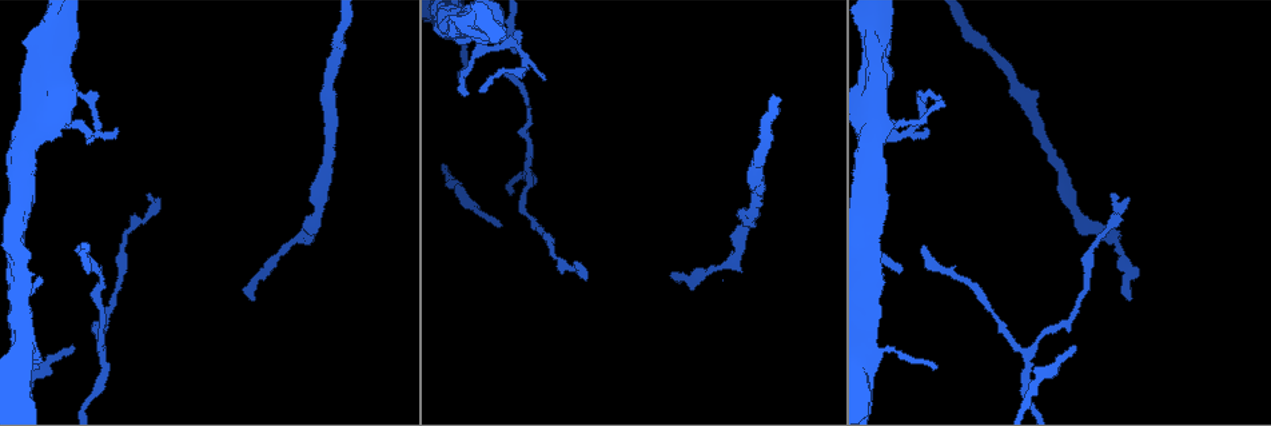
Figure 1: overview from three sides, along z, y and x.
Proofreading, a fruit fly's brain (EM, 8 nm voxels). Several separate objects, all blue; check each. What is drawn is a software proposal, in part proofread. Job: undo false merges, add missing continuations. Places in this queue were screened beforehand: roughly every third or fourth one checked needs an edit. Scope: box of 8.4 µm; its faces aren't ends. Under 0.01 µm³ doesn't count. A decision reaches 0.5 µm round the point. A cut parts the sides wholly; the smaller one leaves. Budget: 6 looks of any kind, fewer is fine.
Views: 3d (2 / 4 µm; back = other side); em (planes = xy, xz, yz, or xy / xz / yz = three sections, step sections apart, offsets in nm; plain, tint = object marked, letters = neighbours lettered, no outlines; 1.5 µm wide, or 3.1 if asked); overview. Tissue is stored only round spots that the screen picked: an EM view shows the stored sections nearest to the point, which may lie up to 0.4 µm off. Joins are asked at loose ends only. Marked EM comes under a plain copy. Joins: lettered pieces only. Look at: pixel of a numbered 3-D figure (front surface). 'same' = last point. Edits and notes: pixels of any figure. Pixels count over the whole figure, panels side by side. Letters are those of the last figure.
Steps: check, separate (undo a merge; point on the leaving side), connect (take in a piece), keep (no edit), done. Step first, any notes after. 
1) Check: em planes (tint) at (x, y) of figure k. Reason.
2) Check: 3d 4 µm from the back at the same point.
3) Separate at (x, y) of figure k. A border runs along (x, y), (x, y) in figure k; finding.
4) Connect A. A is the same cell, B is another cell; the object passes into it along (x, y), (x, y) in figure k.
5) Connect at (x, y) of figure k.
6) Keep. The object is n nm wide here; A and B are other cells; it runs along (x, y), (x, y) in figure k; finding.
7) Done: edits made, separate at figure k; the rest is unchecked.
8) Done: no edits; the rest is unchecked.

Check: em planes (letters) at (48, 124) of figure 1. Thick turns thin.

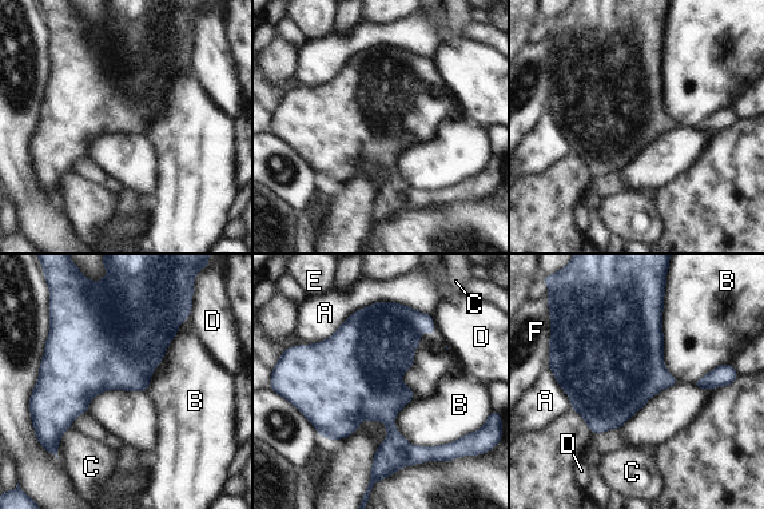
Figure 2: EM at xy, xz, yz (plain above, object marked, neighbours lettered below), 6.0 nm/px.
Keep. The longest contact is with A, 900 nm; A, B, C, D, E and F are other cells; continuous, no second neuron.

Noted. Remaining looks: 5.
Check: 3d 4 µm from the back at (79, 244) of figure 1. Long arm stops here.

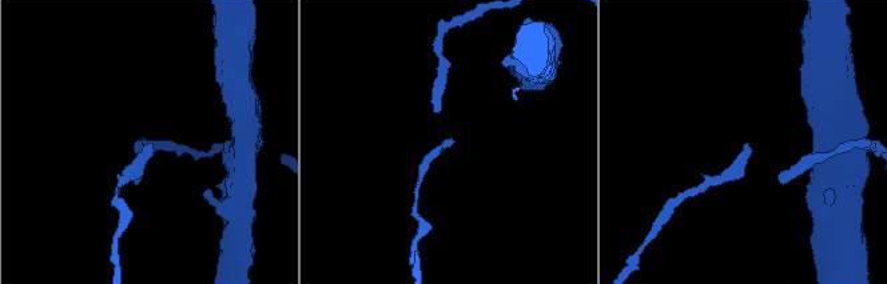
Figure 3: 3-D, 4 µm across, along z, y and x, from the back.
Check: em planes (letters) at (449, 142) of figure 3. Shape alone is not enough.

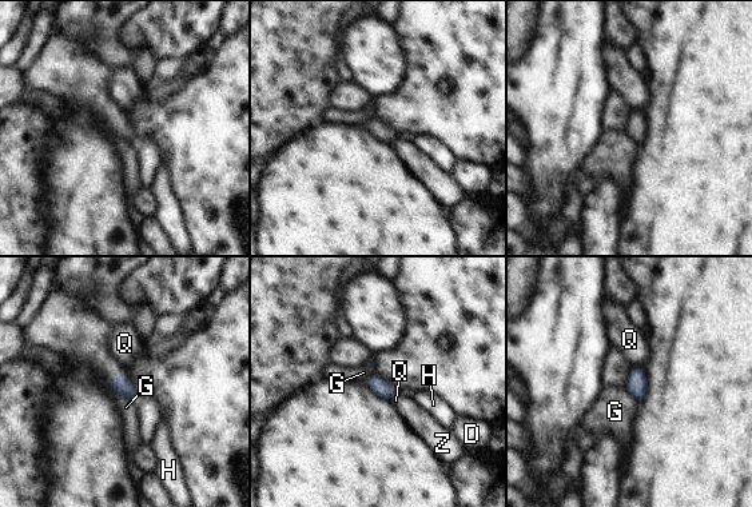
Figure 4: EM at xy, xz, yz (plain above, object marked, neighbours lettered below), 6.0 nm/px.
Keep. D, G, H, Q and Z are other cells; a border runs along (108, 383), (114, 391), (135, 402) in figure 4; no lettered piece goes on from it.

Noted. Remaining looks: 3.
Check: em xz step 4 (letters) at (527, 183) of figure 1. Sharp bend.

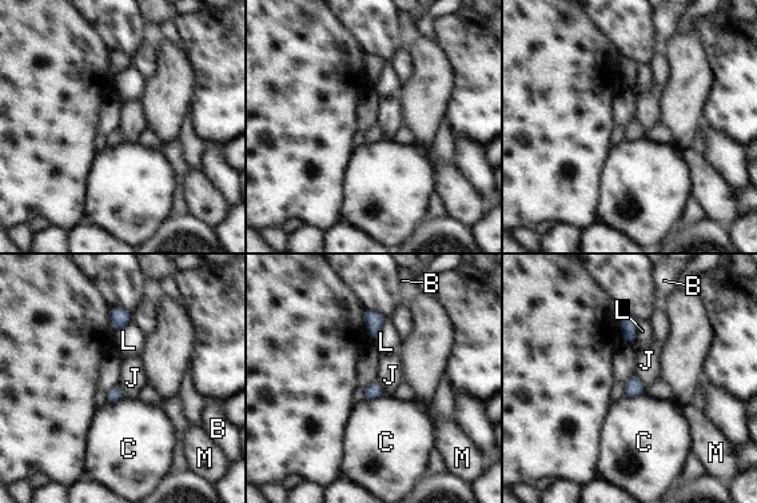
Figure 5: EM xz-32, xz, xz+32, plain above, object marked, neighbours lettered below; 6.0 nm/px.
Keep. The longest contact is with L, 160 nm; B, C, J, L and M are other cells; a border runs along (644, 392), (636, 396), (624, 396) in figure 5; one neuron here.

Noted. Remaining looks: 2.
Done: no edits; the rest is unchecked.

